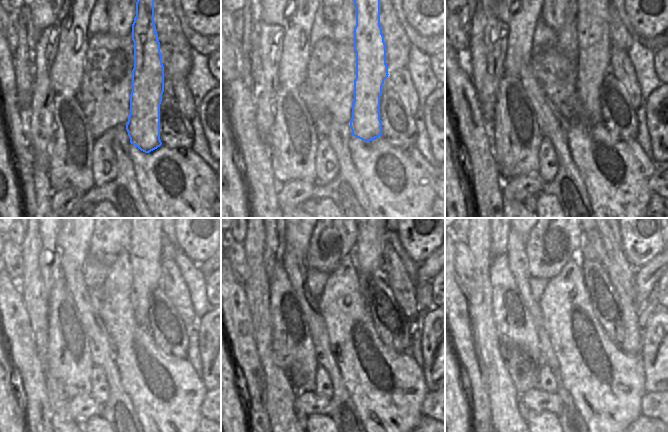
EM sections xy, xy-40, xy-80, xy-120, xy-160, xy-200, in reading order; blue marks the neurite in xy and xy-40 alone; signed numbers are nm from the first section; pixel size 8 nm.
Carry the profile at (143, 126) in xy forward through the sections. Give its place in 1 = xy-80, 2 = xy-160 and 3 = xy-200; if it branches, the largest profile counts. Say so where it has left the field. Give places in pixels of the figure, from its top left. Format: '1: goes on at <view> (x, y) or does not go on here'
1: goes on at xy-80 (593, 19)
2: goes on at xy-160 (369, 248)
3: goes on at xy-200 (592, 248)

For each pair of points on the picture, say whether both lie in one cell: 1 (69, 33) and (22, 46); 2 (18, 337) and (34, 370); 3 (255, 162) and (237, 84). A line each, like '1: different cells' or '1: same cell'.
1: different cells
2: same cell
3: same cell

